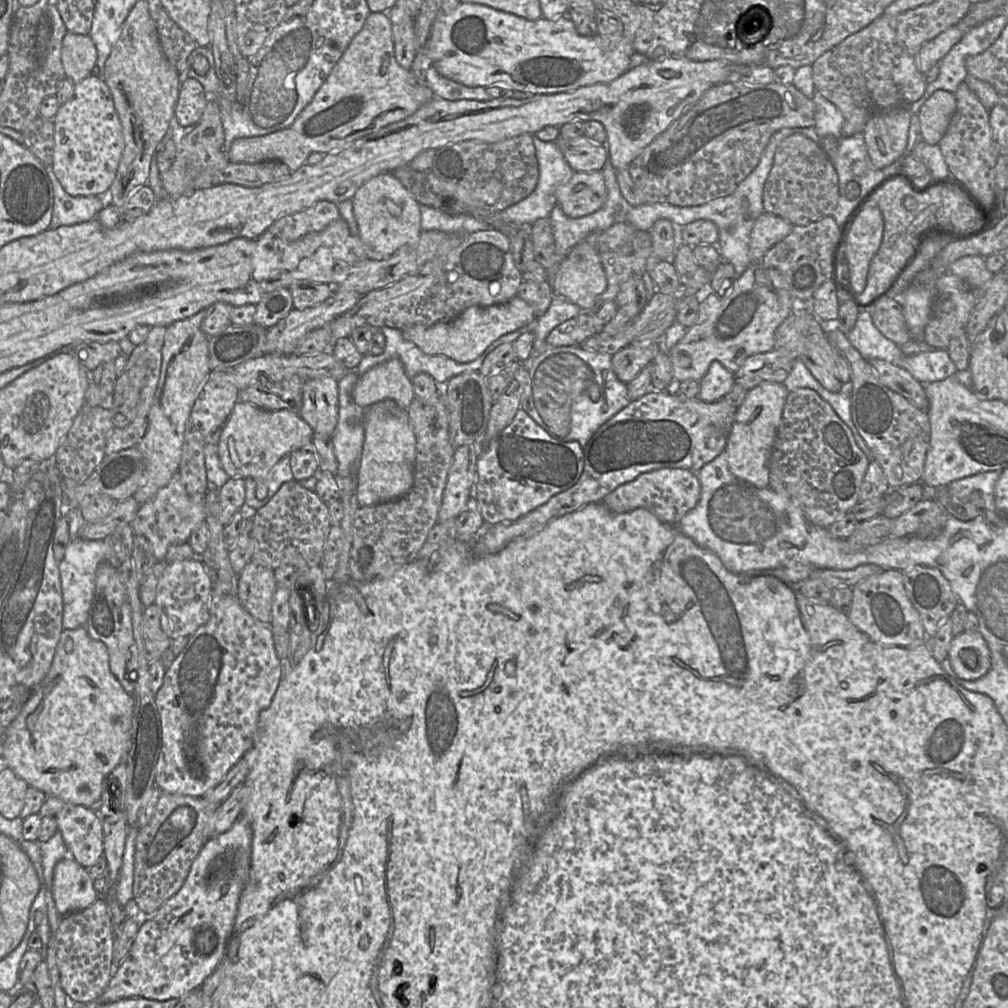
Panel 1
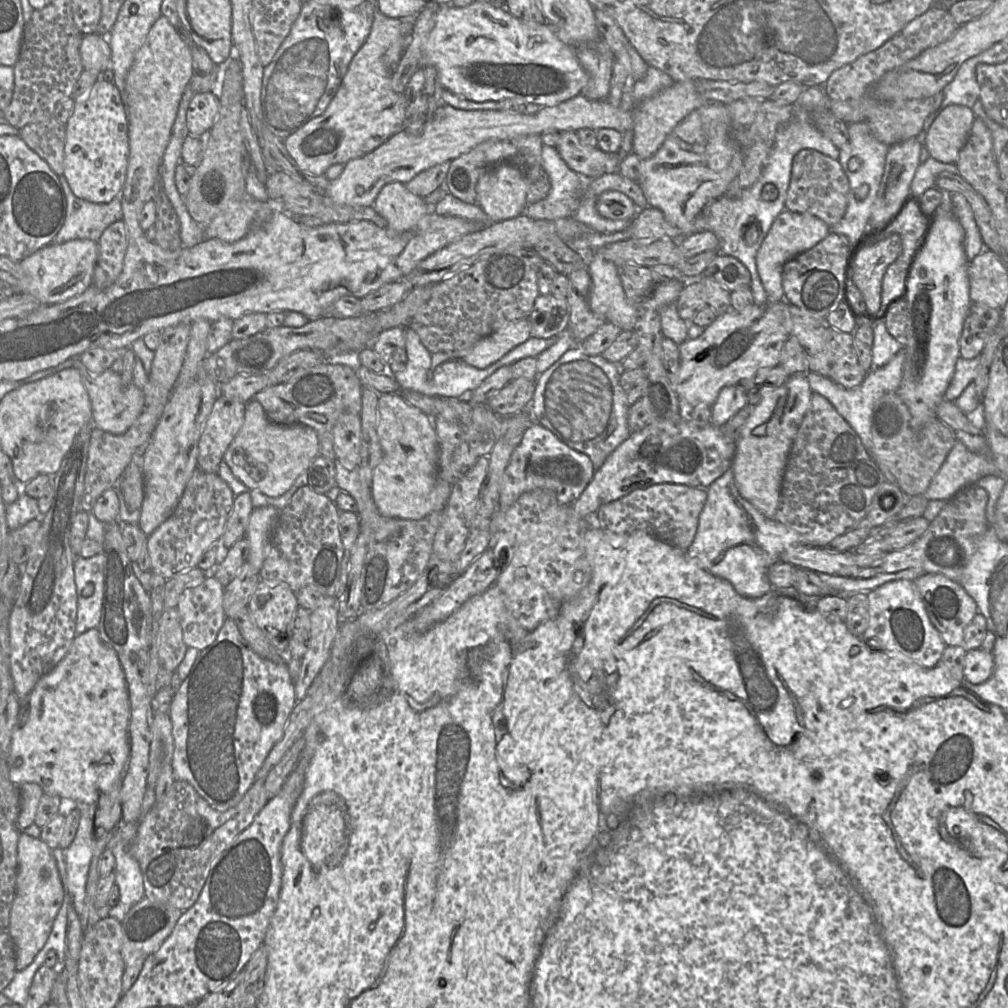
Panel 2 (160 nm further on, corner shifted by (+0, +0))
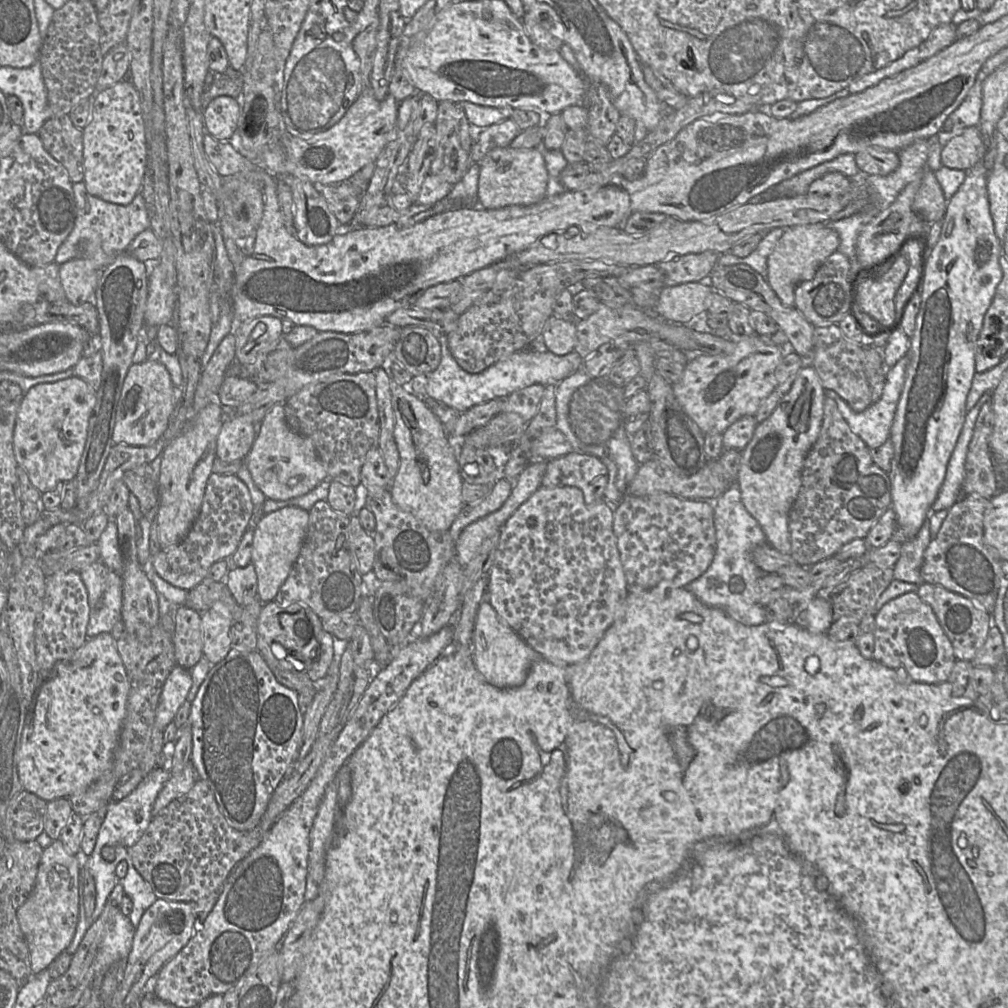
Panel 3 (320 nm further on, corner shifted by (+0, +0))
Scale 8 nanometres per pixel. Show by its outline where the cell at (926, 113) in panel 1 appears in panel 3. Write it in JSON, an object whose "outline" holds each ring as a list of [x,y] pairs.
{"outline":[[[966,127],[945,143],[941,151],[941,161],[945,167],[966,171],[982,161],[985,152],[986,142],[979,127]]]}

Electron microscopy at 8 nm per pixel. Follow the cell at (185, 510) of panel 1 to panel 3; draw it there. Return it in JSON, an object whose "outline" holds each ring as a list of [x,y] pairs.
{"outline":[[[213,472],[207,481],[198,517],[186,537],[178,544],[161,549],[152,558],[153,570],[171,585],[190,590],[206,577],[212,564],[232,556],[250,525],[255,506],[246,484],[236,475]]]}

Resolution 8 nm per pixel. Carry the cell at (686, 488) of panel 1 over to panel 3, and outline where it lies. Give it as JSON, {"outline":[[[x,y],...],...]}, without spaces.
{"outline":[[[660,492],[645,496],[627,495],[614,506],[613,531],[631,592],[657,587],[686,587],[708,569],[716,552],[714,501],[688,499]]]}

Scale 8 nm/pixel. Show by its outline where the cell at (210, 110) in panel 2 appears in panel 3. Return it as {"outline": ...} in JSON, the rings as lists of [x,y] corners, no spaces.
{"outline":[[[222,95],[214,98],[203,110],[205,132],[219,140],[228,140],[237,127],[240,114],[238,98]]]}

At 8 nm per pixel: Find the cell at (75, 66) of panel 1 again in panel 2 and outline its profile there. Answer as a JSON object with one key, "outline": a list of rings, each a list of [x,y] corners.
{"outline":[[[96,33],[85,35],[80,45],[84,70],[103,72],[110,67],[111,48],[106,37]]]}

